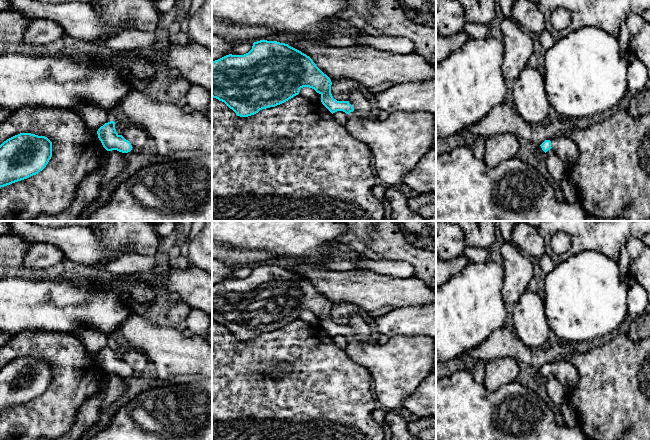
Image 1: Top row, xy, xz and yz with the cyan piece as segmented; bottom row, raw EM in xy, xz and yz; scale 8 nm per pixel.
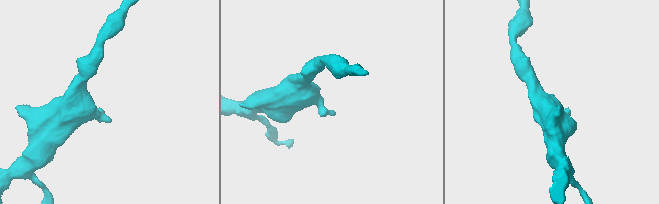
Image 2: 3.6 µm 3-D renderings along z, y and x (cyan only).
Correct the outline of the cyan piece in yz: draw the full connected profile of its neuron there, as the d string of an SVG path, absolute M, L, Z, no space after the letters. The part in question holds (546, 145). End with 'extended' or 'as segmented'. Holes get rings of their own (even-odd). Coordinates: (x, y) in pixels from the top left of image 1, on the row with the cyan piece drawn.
M568 135L551 141L545 140L540 146L545 153L552 148L567 169L571 168L578 159L579 152L576 143Z; extended

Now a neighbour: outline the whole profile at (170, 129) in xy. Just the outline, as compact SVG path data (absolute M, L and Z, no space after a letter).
M130 88L125 98L111 111L94 107L91 104L82 104L74 108L85 126L92 132L105 123L118 119L144 128L154 150L160 155L167 155L177 151L196 151L212 156L212 123L199 111L185 112L176 102L161 102L151 99L139 88Z

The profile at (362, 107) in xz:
M356 85L353 88L348 101L353 106L353 113L358 119L368 120L368 115L374 109L374 106L362 94L361 87Z

